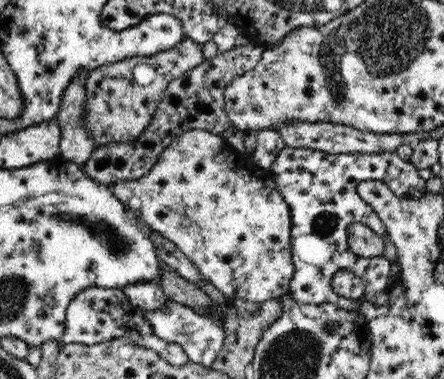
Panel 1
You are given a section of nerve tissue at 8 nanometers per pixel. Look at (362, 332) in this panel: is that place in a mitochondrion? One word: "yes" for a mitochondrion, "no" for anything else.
no

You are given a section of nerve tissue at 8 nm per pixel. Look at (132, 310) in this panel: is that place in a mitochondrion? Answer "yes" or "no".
no

